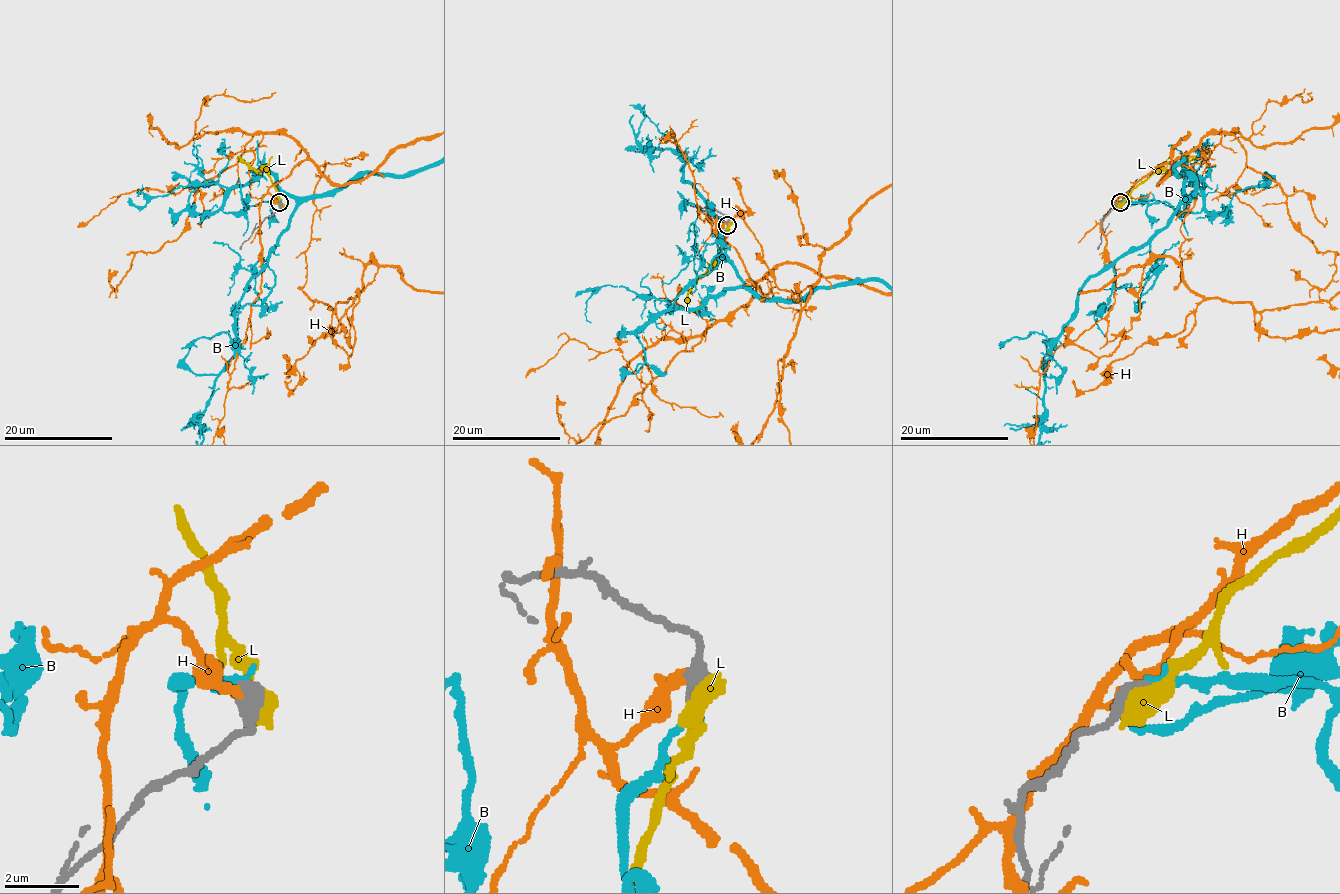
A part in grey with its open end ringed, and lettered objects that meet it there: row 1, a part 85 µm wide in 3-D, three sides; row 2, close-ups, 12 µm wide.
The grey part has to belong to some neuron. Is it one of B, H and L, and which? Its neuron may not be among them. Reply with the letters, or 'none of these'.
B

